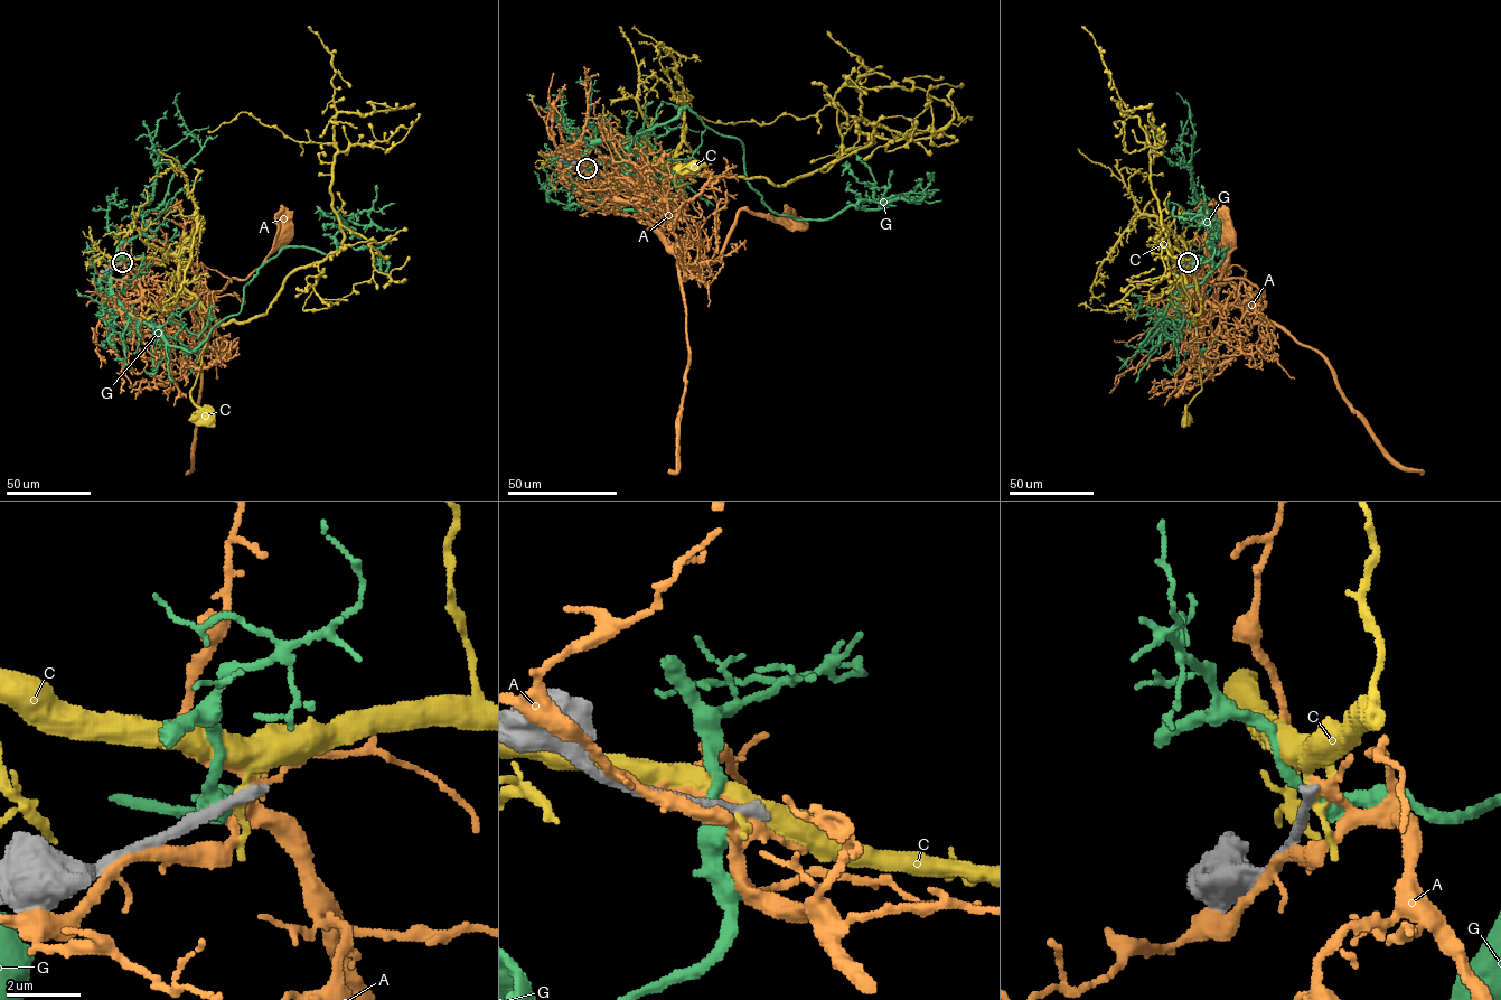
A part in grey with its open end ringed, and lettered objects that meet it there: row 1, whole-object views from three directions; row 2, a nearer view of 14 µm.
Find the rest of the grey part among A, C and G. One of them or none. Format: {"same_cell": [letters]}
{"same_cell": []}

